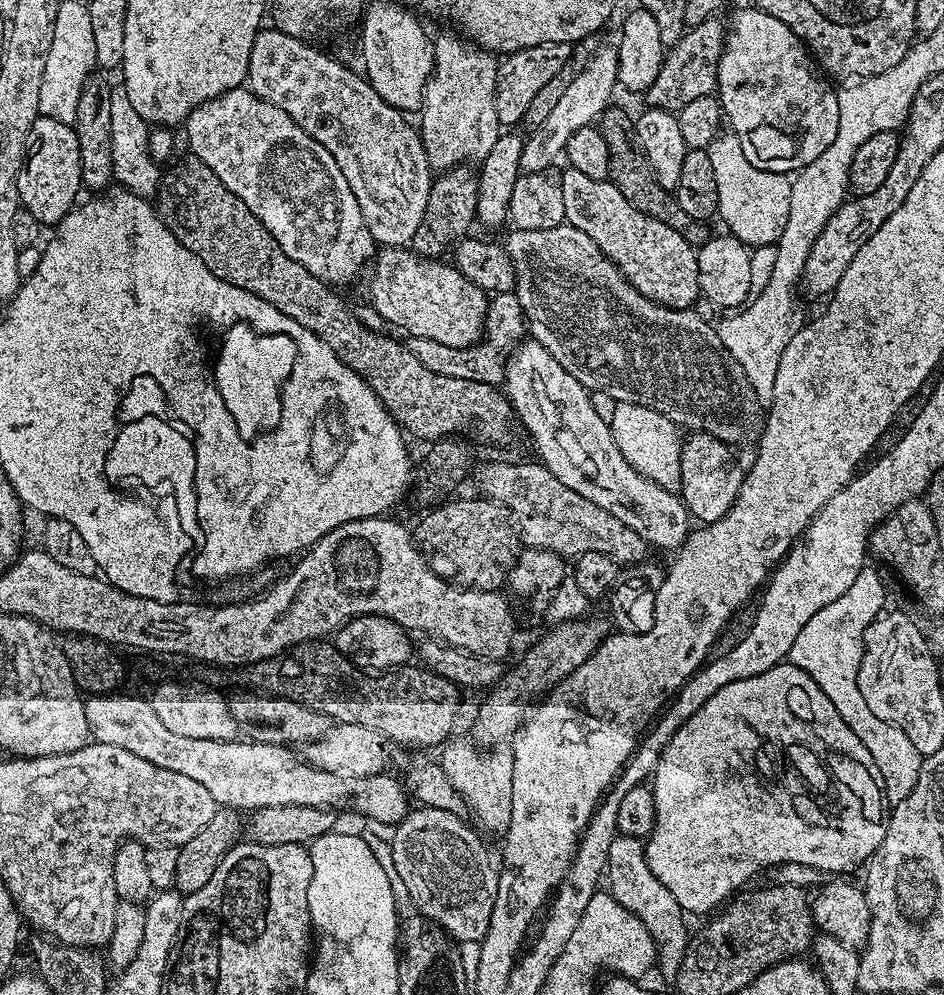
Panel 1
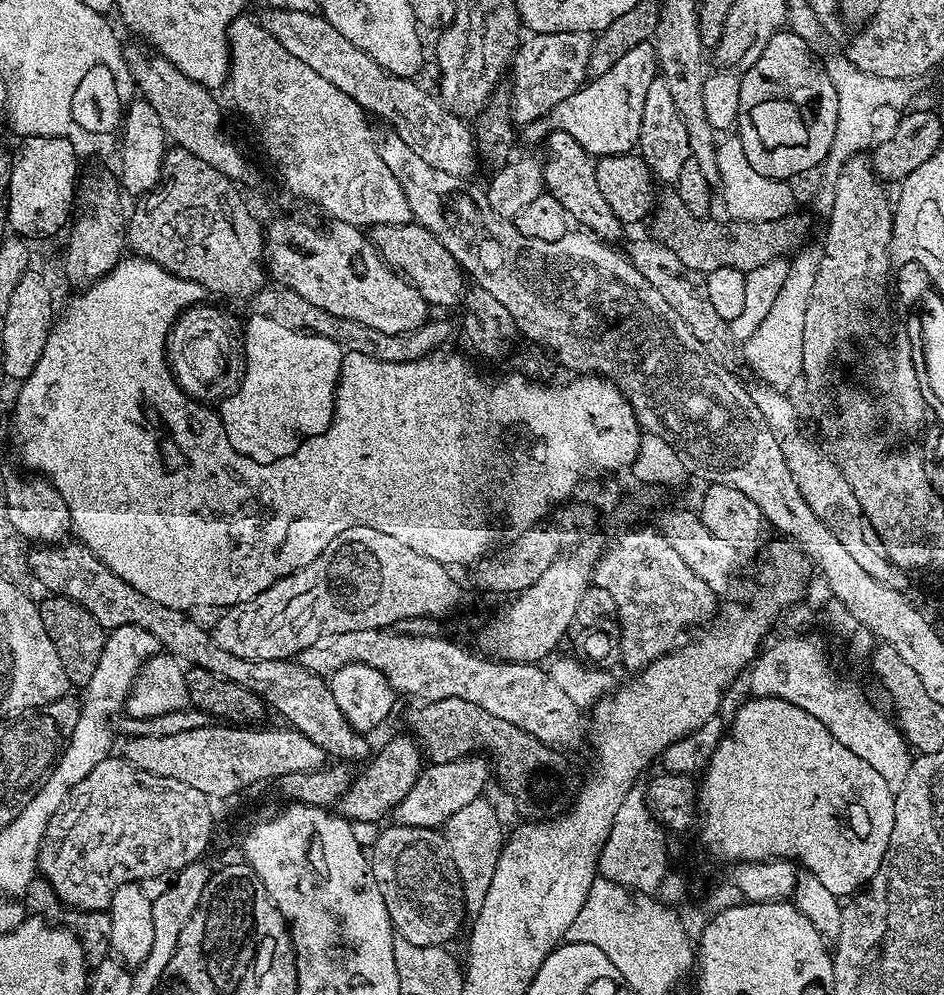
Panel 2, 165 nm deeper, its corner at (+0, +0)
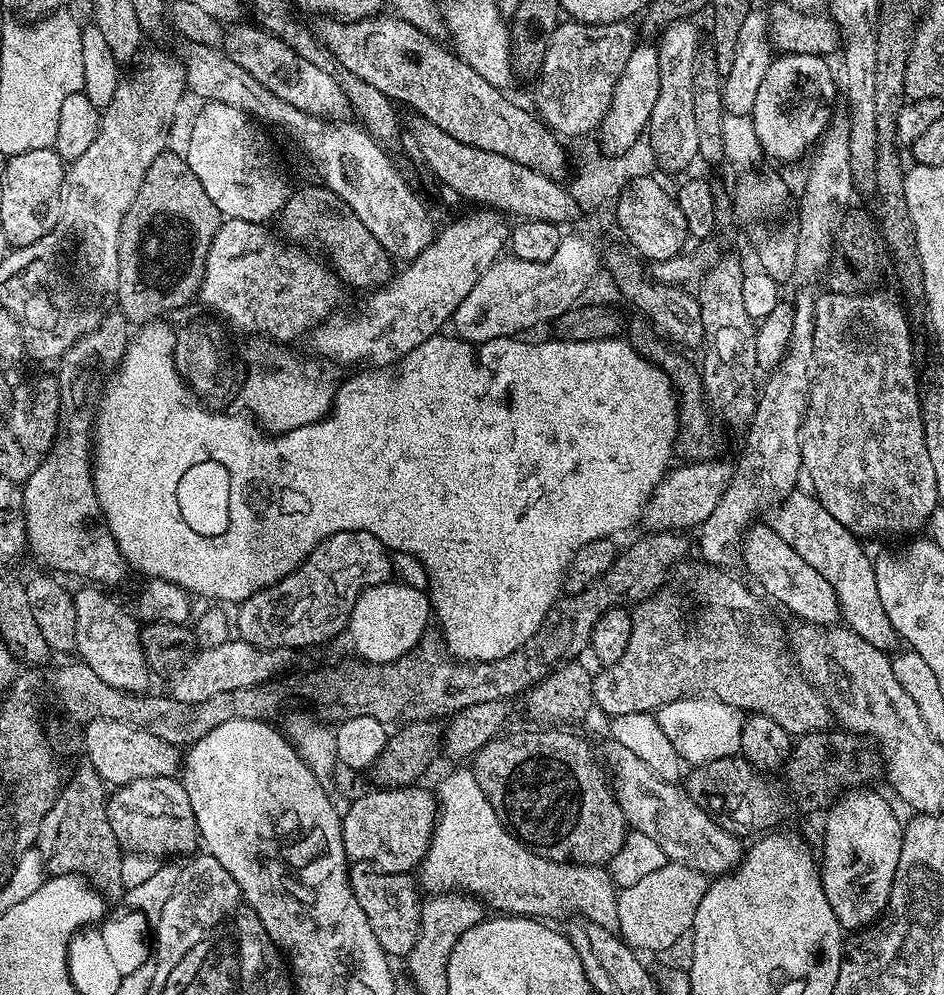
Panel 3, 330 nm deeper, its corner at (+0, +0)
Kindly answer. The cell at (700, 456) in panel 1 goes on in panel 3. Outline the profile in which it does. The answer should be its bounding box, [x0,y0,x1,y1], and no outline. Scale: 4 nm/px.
[742,523,841,626]

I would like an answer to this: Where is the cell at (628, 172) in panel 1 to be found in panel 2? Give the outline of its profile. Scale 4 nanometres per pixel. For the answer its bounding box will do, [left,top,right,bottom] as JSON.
[650,190,808,274]

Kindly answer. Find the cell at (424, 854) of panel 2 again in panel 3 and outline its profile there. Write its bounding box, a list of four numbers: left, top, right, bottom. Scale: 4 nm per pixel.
[350,862,422,958]

